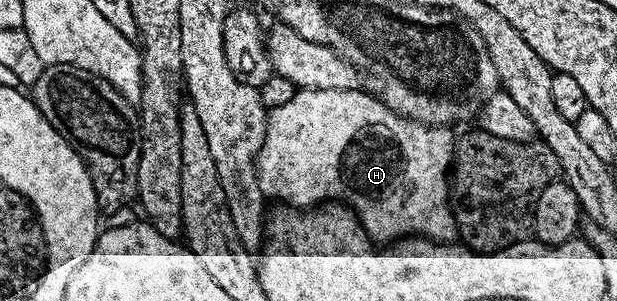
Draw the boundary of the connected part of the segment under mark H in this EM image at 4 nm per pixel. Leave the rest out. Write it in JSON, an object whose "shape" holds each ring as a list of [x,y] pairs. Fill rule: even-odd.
{"shape":[[[299,90],[290,102],[285,102],[285,106],[270,109],[267,133],[257,161],[259,185],[264,197],[280,196],[284,205],[307,210],[327,201],[346,201],[347,184],[351,184],[359,222],[372,241],[385,244],[411,235],[436,243],[456,241],[458,228],[449,199],[449,173],[453,168],[456,141],[456,137],[451,136],[452,129],[420,124],[408,116],[398,116],[379,103],[374,95],[359,91]]]}

